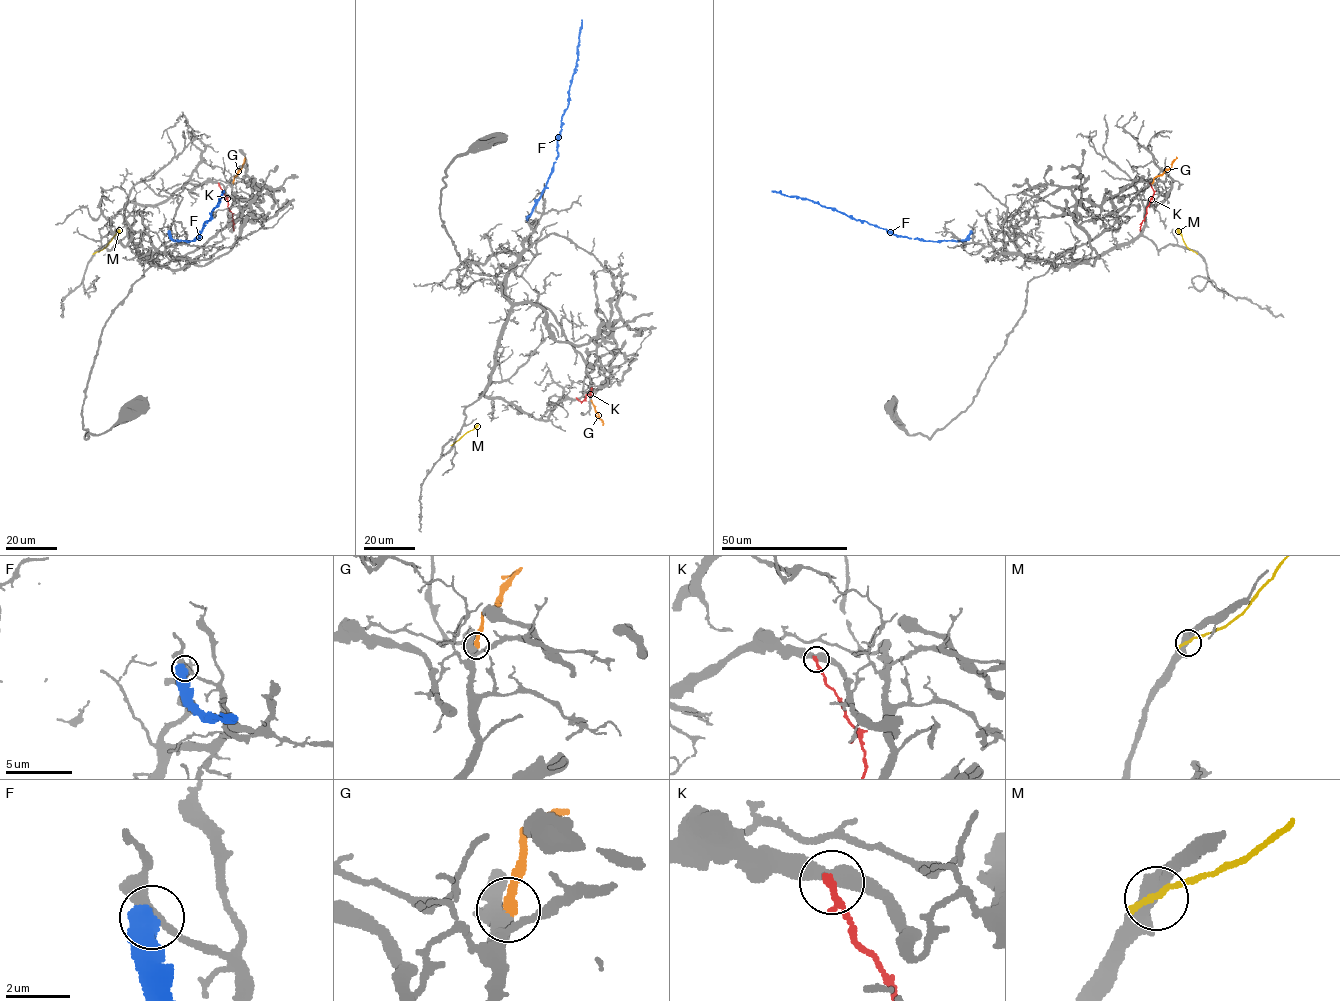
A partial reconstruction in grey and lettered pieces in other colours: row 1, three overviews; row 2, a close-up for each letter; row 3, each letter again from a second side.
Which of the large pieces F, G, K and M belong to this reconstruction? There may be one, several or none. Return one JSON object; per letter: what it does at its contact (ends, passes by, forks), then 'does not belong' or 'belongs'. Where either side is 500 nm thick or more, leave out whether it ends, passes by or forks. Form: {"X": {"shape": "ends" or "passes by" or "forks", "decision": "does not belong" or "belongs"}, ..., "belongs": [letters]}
{"F": {"decision": "does not belong"}, "G": {"shape": "ends", "decision": "belongs"}, "K": {"shape": "ends", "decision": "does not belong"}, "M": {"decision": "does not belong"}, "belongs": ["G"]}

